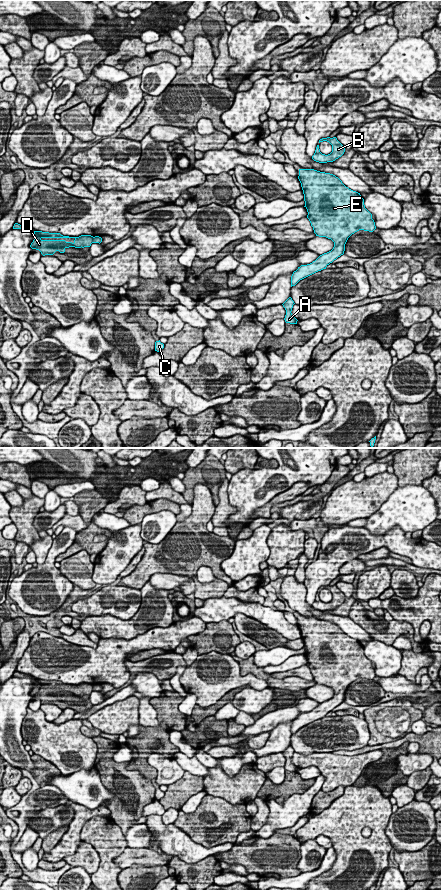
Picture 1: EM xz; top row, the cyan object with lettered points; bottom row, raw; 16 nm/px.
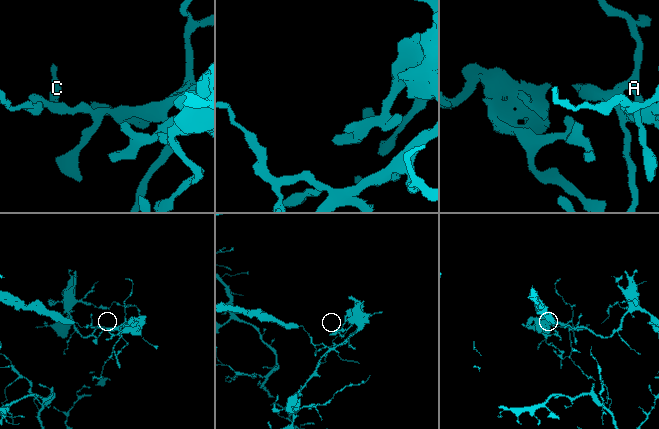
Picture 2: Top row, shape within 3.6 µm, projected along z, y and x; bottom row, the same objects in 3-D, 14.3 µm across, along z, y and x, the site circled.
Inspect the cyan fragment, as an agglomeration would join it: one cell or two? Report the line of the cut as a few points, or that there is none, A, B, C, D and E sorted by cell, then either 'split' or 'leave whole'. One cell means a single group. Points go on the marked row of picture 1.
cut xz (92, 237), (93, 242); groups A B C E / D; split

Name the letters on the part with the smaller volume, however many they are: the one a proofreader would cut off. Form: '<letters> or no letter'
D

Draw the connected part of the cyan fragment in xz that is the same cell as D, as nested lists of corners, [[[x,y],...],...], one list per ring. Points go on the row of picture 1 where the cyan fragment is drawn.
[[[34,231],[34,240],[30,247],[39,250],[43,256],[53,255],[56,251],[64,253],[66,248],[90,247],[93,236],[81,235],[79,237],[63,236],[60,233]]]

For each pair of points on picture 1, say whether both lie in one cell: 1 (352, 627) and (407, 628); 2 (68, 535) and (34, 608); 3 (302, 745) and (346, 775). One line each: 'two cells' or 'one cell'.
1: two cells
2: one cell
3: two cells

